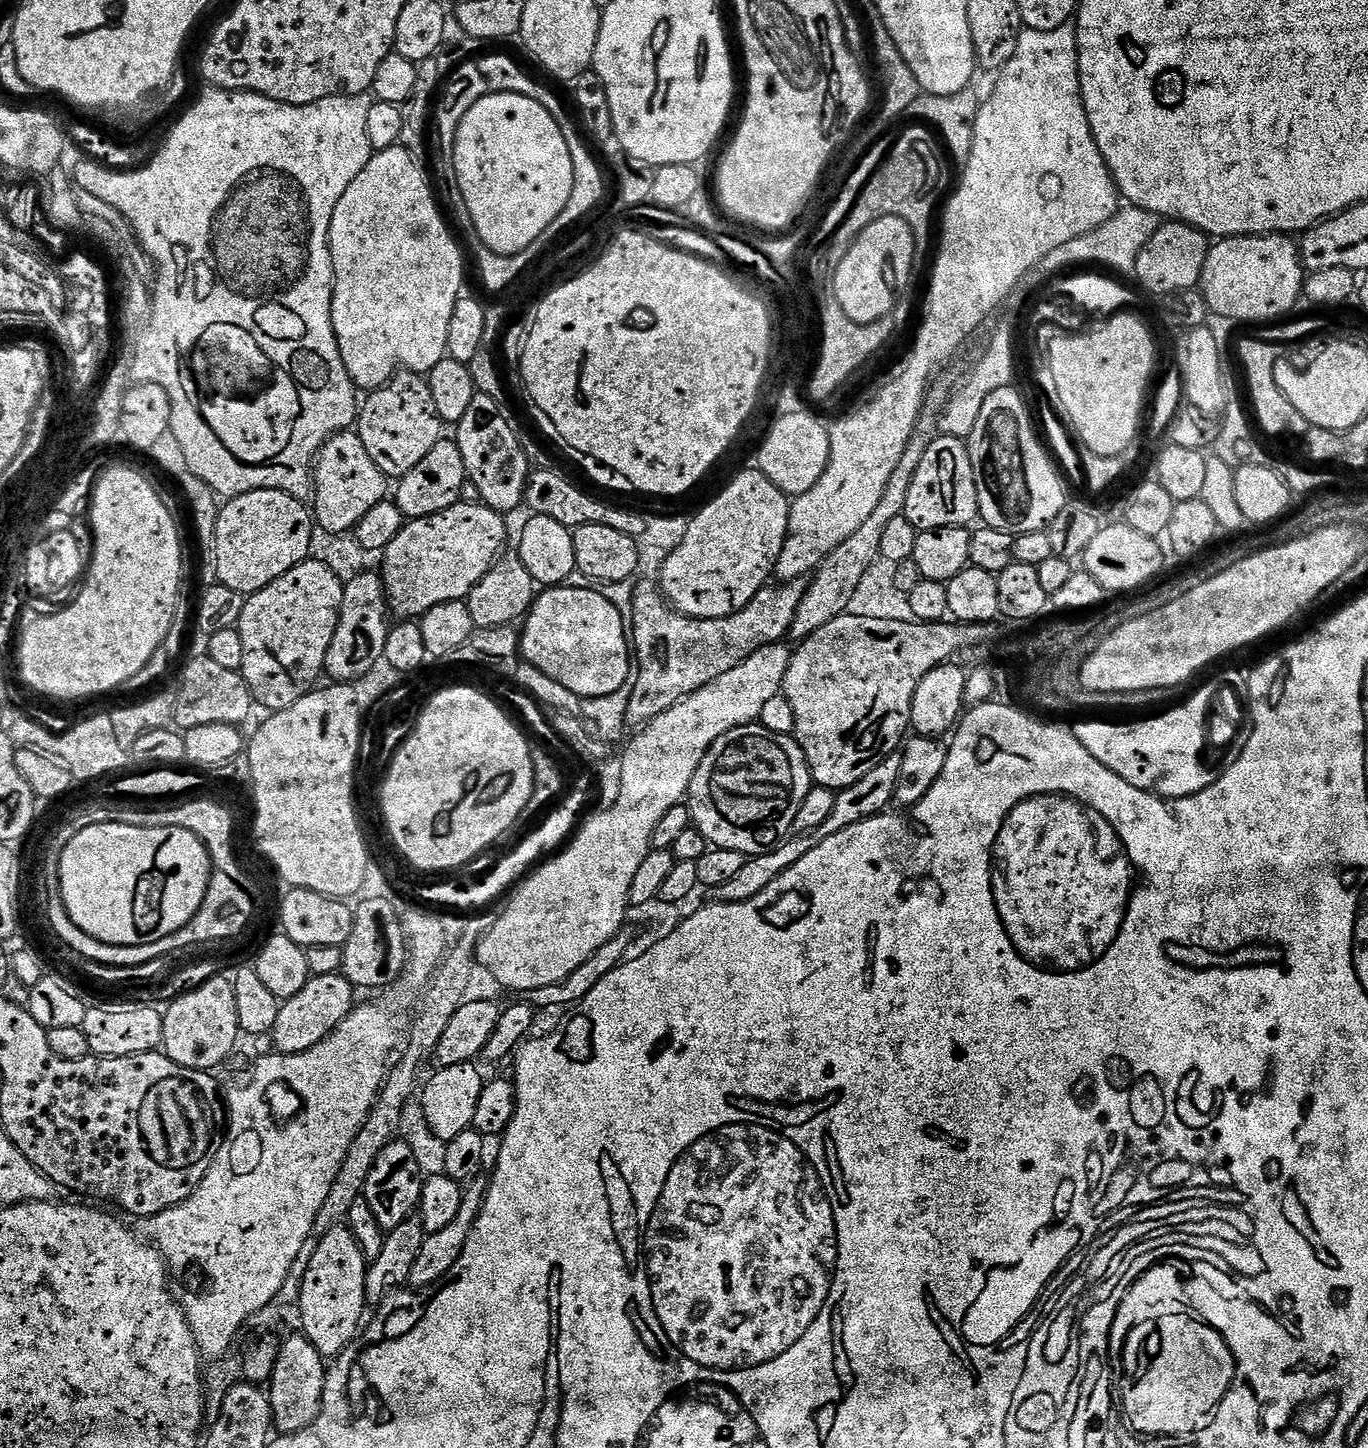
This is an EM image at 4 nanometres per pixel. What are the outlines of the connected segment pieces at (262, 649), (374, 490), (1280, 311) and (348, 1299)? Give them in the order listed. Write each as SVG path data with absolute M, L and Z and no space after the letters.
M306 559L294 566L282 578L270 582L244 602L238 631L242 638L242 666L240 675L252 692L252 699L257 705L268 708L269 713L281 712L294 702L298 702L306 693L317 687L319 676L325 675L324 663L331 639L338 626L345 581L341 580L330 566L320 560Z
M359 431L338 432L324 443L314 465L314 520L323 531L351 533L356 524L362 522L362 517L385 500L389 492L389 477L374 466L374 458L370 458L366 446L362 446Z
M1291 235L1230 236L1209 247L1198 289L1213 317L1271 322L1277 316L1289 315L1299 305L1296 303L1301 303L1305 279L1300 245Z
M337 1226L316 1240L316 1249L300 1291L300 1324L303 1335L325 1358L335 1358L347 1344L357 1339L360 1319L366 1309L368 1264L351 1228Z

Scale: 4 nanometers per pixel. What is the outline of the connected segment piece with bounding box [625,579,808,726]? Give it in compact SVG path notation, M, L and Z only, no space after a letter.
M655 579L640 580L633 590L630 625L634 663L640 668L640 673L638 686L626 710L627 723L632 726L647 724L658 718L658 714L670 710L670 706L714 682L714 678L722 678L726 670L734 670L738 662L746 662L746 658L762 650L762 646L781 643L791 633L808 584L804 580L789 580L775 586L777 588L764 587L745 608L726 618L695 620L683 616L666 603Z

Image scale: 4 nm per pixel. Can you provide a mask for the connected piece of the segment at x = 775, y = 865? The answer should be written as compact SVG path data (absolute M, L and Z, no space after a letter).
M899 751L890 754L886 758L882 758L882 762L878 762L878 766L874 766L874 770L870 770L870 774L858 778L858 782L854 786L839 789L836 792L834 810L830 810L830 818L826 818L826 822L822 822L816 828L811 828L806 833L796 834L785 839L777 844L771 852L749 858L746 866L742 866L742 871L732 881L726 882L726 886L715 889L715 899L729 904L730 902L746 902L750 898L754 898L754 894L762 894L762 890L766 890L766 886L770 886L770 882L774 882L774 878L778 878L786 870L790 870L790 866L794 866L794 862L806 858L806 854L810 854L810 850L814 850L814 846L826 842L826 838L846 830L858 822L868 820L871 816L881 815L887 809L884 807L895 801L898 776L902 771L902 760Z

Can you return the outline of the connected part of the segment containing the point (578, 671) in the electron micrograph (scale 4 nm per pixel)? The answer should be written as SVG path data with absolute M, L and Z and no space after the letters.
M552 586L537 595L523 621L522 656L581 698L602 698L626 682L630 640L622 614L600 590Z

